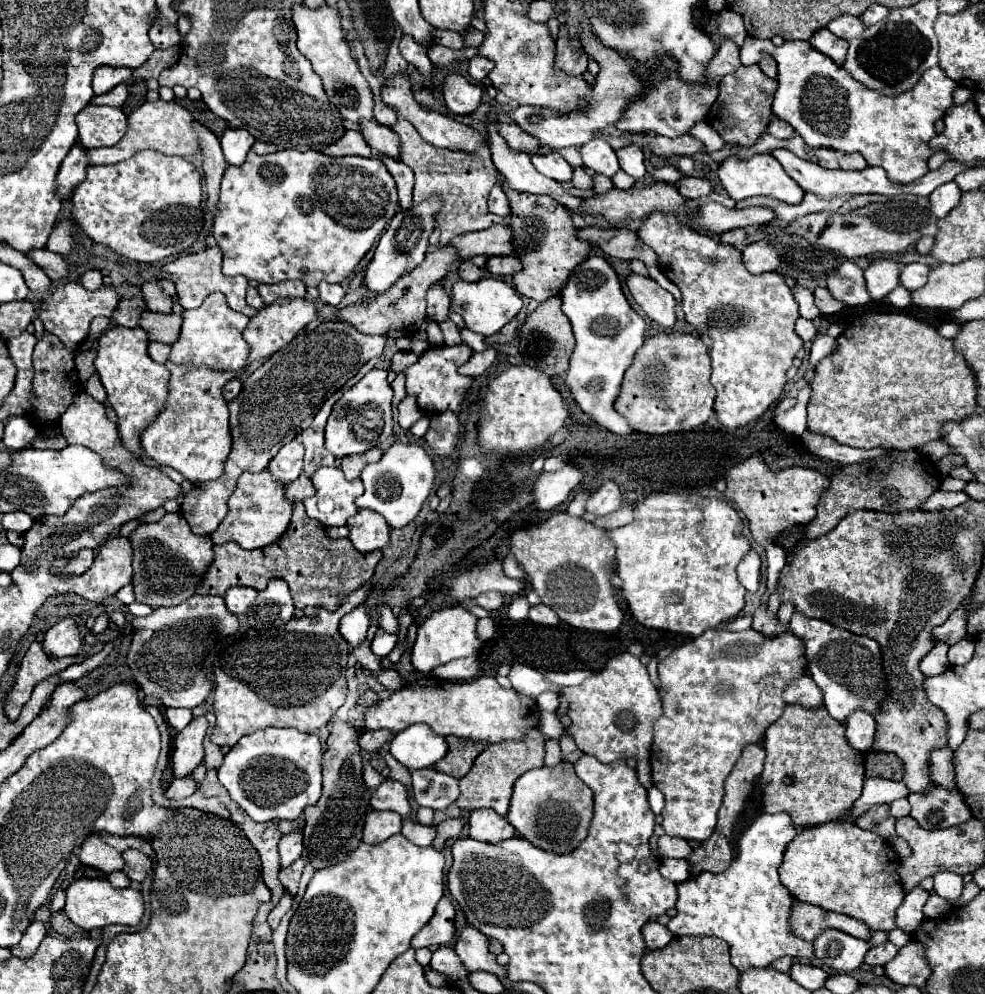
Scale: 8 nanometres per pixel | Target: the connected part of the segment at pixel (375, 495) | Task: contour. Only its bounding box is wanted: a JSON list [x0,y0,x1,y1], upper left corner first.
[357,444,435,528]

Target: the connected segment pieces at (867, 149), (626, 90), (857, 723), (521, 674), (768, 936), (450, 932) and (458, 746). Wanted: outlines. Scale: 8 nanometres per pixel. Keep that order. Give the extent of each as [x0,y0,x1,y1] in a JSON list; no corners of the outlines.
[[740,35,957,184],[509,18,641,148],[847,710,875,752],[509,664,561,698],[667,814,813,972],[411,898,455,948],[435,736,485,780]]

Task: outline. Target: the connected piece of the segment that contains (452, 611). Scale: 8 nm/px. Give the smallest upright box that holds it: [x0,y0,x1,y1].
[411,606,481,674]

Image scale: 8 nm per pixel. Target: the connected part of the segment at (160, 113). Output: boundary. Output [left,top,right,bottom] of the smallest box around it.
[85,100,199,164]

